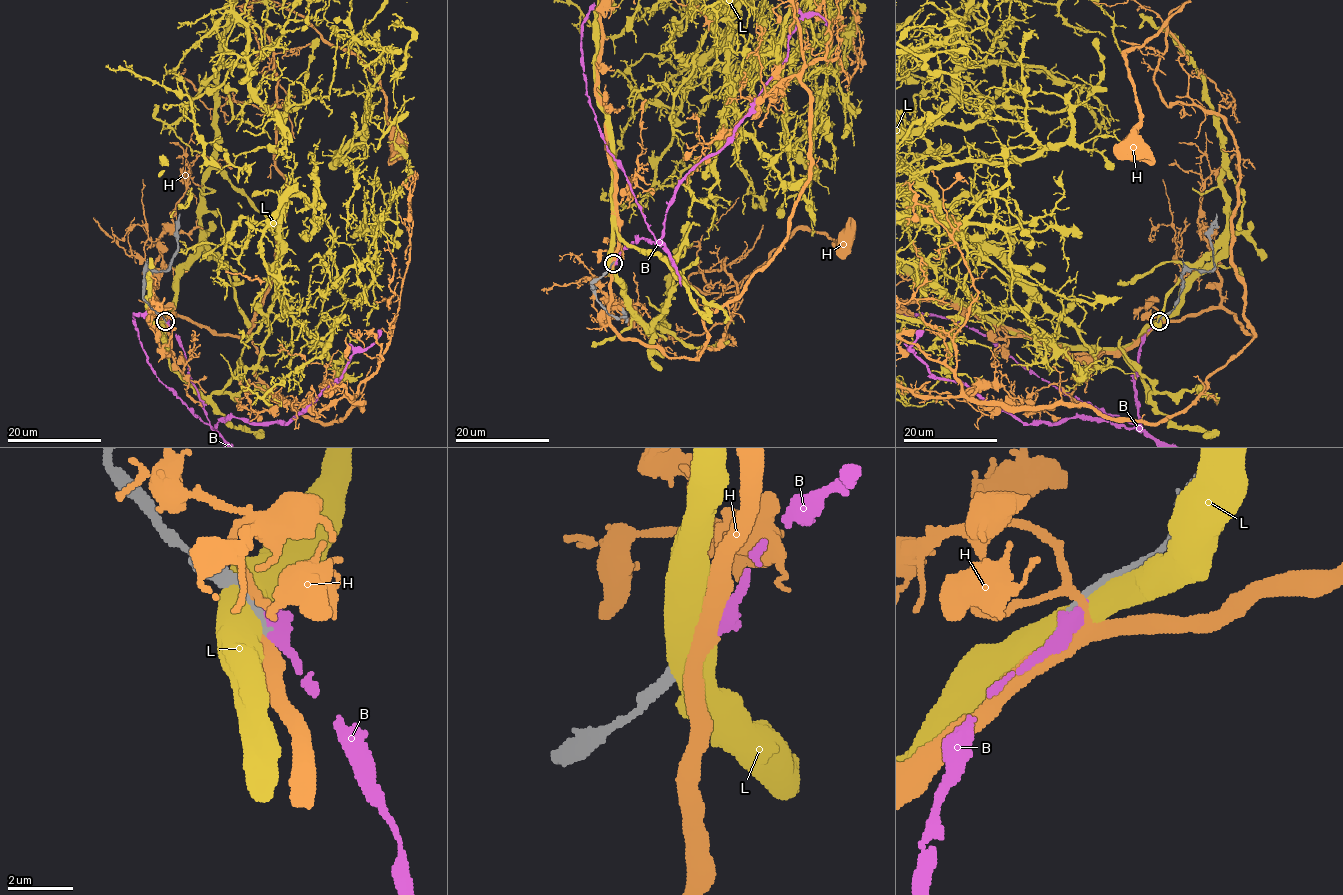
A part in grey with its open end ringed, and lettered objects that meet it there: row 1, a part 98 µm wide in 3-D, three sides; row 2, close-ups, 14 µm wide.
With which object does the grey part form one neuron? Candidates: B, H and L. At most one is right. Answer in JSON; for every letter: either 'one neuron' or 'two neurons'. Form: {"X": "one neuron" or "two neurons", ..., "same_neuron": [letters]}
{"B": "one neuron", "H": "two neurons", "L": "two neurons", "same_neuron": ["B"]}

